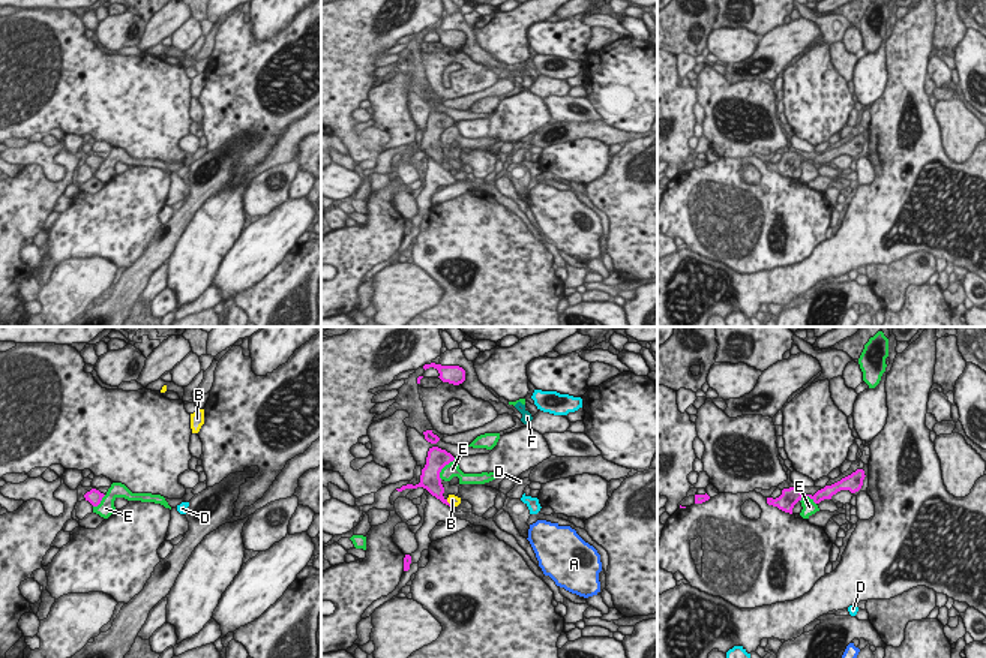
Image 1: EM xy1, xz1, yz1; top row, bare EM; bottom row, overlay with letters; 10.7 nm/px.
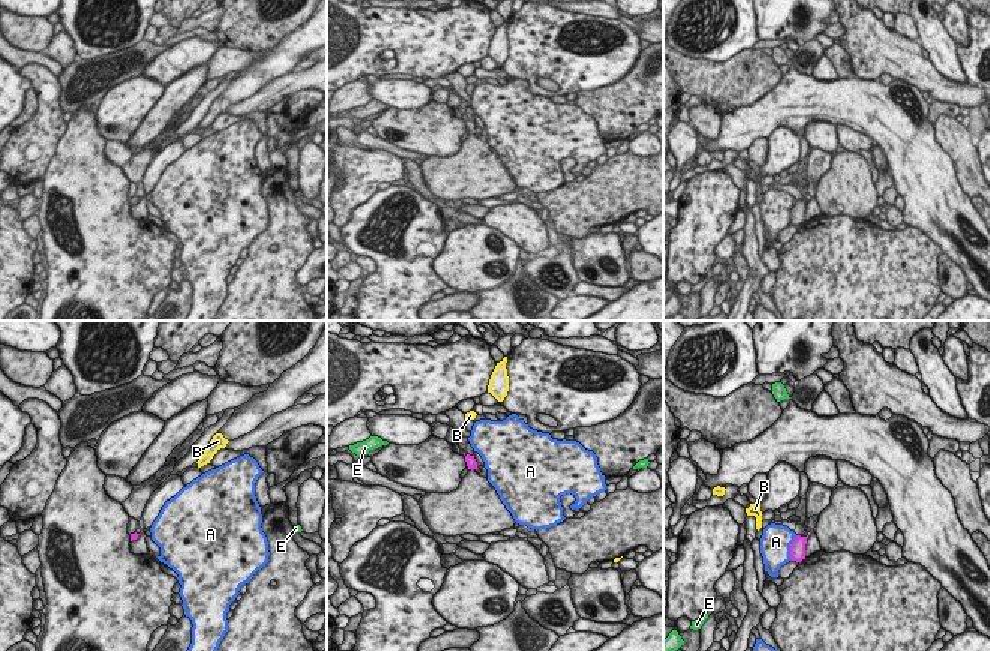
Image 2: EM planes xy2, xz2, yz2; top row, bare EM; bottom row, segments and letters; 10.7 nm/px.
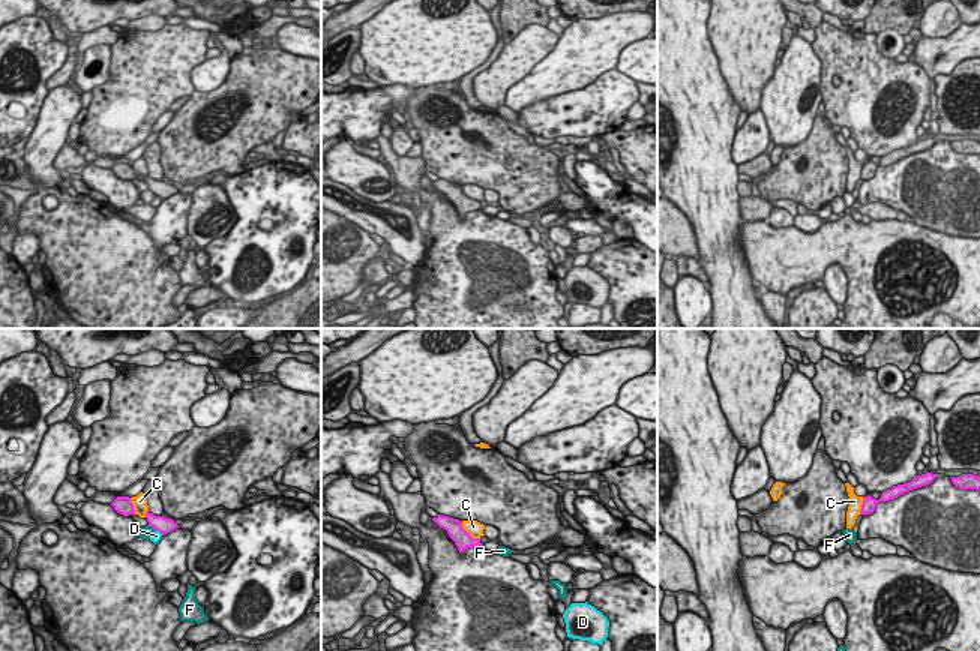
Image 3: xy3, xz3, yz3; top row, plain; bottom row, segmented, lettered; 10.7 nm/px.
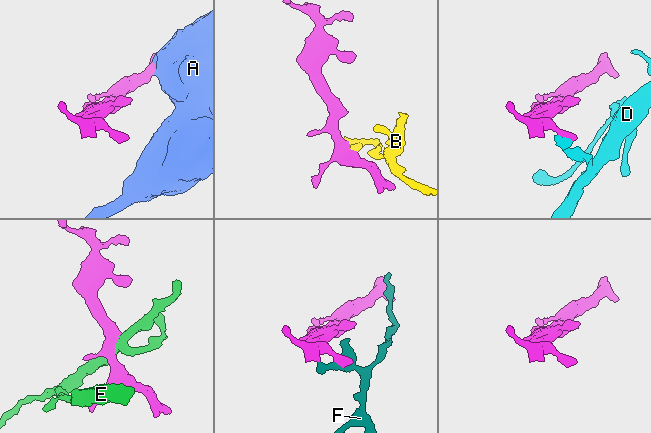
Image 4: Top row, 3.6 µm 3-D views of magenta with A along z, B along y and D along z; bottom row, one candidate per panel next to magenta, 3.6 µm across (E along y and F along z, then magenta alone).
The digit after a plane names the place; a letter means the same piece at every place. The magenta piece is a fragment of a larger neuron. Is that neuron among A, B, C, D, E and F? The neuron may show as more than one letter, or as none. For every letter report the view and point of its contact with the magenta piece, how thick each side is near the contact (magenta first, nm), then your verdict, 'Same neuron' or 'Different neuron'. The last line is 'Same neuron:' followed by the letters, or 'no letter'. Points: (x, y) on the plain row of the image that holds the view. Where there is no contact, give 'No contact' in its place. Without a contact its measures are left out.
A: Touches magenta at yz2 (791, 212). Thickness 160 nm (magenta) against 320 nm. Different neuron
B: Touches magenta at xz1 (447, 167). Thickness 180 nm (magenta) against 120 nm. Different neuron
C: Touches magenta at xz3 (468, 197). Thickness 190 nm (magenta) against 160 nm. Different neuron
D: Touches magenta at xy3 (159, 195). Thickness 180 nm (magenta) against 100 nm. Different neuron
E: Touches magenta at xz1 (443, 131). Thickness 220 nm (magenta) against 160 nm. Different neuron
F: Touches magenta at xy3 (152, 189). Thickness 180 nm (magenta) against 130 nm. Different neuron
Same neuron: no letter

